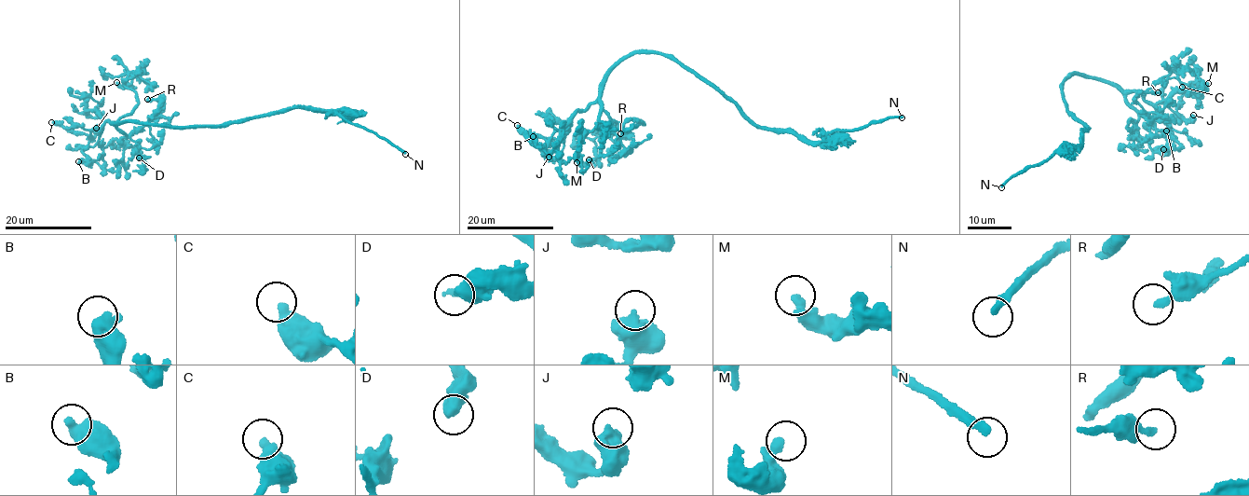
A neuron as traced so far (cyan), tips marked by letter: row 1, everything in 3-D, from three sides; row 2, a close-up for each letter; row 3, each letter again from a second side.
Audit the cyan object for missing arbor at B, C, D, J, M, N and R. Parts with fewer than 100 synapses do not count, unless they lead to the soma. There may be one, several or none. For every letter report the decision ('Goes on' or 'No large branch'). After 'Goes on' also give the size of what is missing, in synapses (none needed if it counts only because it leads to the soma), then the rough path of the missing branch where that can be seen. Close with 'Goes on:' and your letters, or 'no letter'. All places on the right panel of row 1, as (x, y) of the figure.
B: No large branch
C: No large branch
D: No large branch
J: No large branch
M: No large branch
N: Goes on
R: No large branch
Goes on: N

